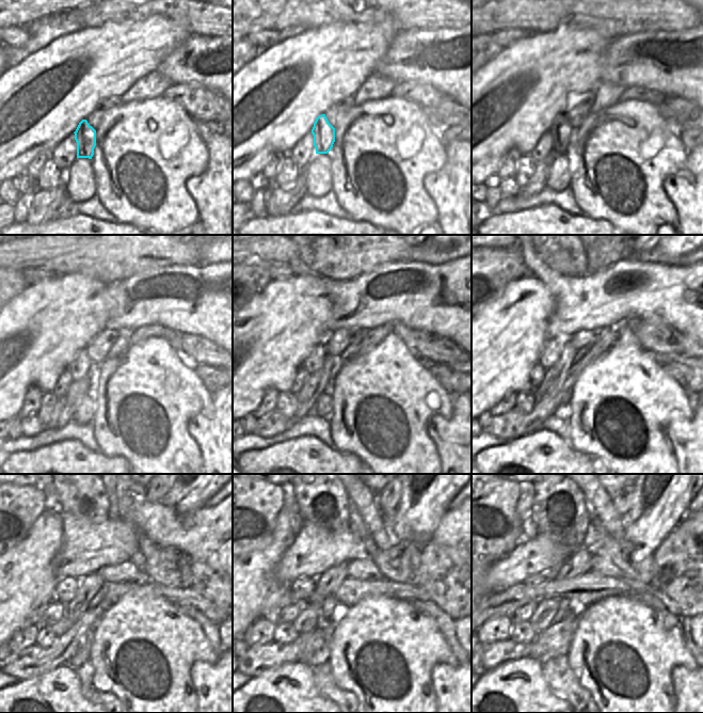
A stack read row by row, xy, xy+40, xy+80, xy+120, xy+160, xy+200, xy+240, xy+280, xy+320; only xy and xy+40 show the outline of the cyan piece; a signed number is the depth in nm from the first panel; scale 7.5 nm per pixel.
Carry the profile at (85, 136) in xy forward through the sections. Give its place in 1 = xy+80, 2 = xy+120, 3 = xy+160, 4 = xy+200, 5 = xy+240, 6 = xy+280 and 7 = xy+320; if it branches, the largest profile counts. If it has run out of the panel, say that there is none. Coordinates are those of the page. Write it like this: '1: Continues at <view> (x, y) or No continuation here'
1: Continues at xy+80 (561, 131)
2: Continues at xy+120 (81, 367)
3: Continues at xy+160 (315, 362)
4: Continues at xy+200 (552, 350)
5: Continues at xy+240 (66, 588)
6: Continues at xy+280 (302, 588)
7: Continues at xy+320 (547, 574).

